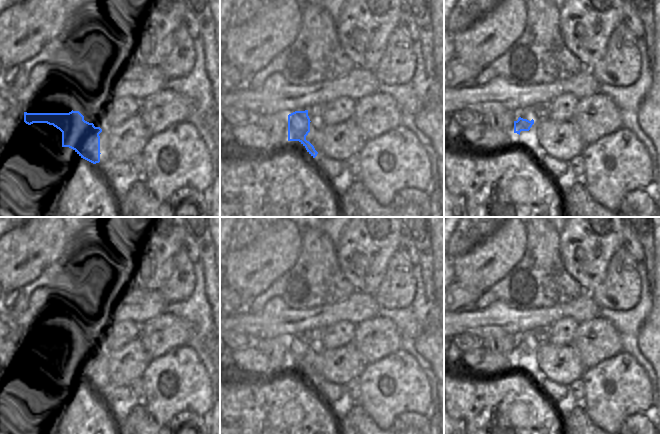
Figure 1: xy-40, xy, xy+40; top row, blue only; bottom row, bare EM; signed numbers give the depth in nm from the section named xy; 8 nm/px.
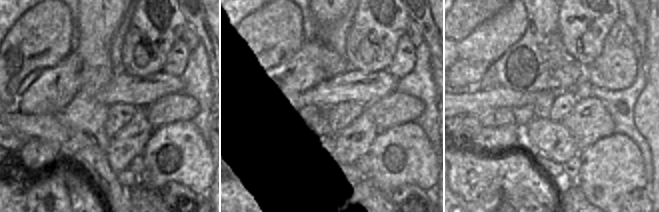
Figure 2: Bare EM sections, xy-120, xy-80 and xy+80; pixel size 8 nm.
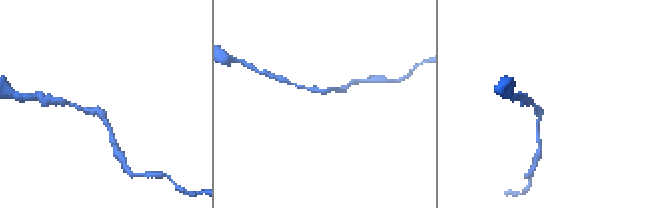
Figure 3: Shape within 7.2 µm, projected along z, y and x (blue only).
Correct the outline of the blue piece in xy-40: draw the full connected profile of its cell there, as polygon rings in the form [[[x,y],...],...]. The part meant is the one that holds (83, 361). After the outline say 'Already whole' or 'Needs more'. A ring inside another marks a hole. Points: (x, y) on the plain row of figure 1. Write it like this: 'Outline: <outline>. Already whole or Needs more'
Outline: [[[79,335],[69,337],[27,337],[24,346],[47,347],[62,356],[62,371],[73,373],[81,382],[96,388],[100,386],[100,351],[84,344]]]. Already whole.

